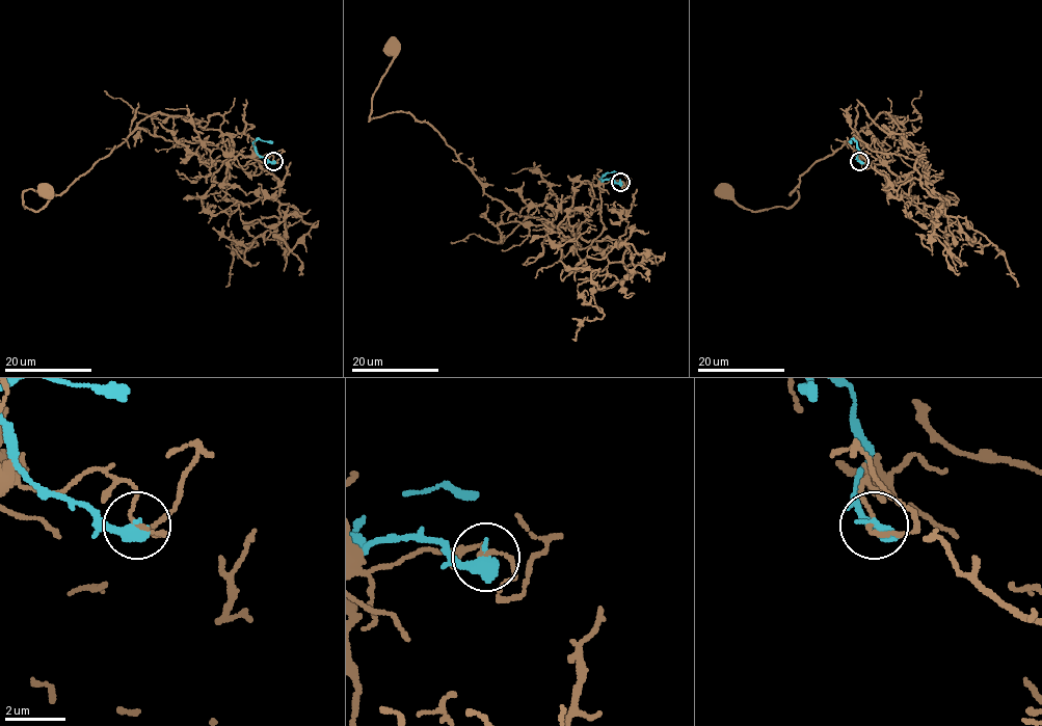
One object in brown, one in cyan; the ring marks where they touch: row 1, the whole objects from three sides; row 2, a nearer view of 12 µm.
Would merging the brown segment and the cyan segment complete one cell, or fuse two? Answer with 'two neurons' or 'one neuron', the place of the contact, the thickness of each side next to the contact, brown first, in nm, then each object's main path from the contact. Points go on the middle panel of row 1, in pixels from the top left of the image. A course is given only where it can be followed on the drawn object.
two neurons; at (620, 182); 100 nm thick on the brown side, 480 nm on the other; brown runs (619, 182), (575, 189), (557, 227), (573, 241), (577, 225), (518, 216), (426, 122), (369, 120), (392, 46); cyan runs (619, 182), (599, 179), (607, 173), (618, 173)

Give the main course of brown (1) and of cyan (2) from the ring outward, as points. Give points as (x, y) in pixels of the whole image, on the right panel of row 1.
1: (860, 161), (859, 153), (890, 184), (919, 158), (882, 112), (800, 178), (787, 208), (751, 211), (724, 190)
2: (860, 161), (857, 142), (851, 139), (851, 143)

